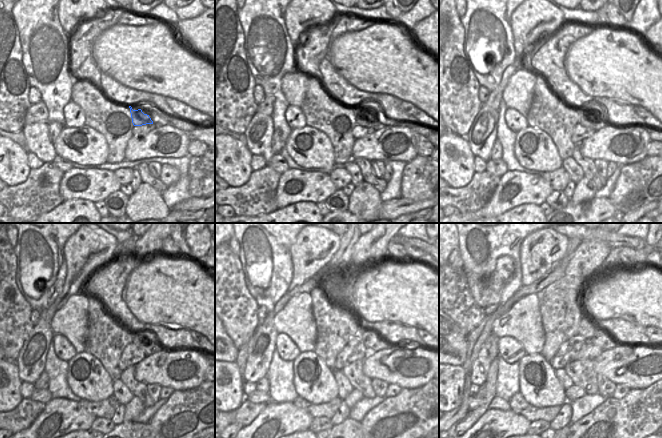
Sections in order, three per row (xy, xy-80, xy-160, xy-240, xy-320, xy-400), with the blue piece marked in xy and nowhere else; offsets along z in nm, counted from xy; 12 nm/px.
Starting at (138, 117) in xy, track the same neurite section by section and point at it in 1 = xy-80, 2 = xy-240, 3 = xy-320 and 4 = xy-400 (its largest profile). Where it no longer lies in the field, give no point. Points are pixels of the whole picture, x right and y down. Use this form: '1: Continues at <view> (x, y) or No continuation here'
1: Continues at xy-80 (363, 119)
2: Continues at xy-240 (149, 347)
3: Continues at xy-320 (373, 343)
4: Continues at xy-400 (601, 339).

